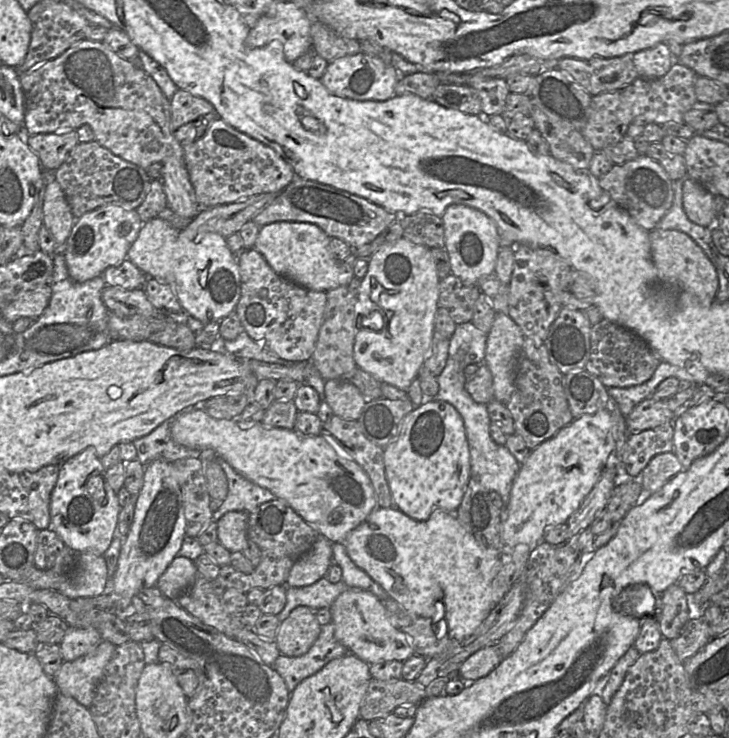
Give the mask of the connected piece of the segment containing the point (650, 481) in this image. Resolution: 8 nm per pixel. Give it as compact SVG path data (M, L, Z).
M674 452L654 456L642 471L639 482L648 495L659 491L670 479L682 471Z

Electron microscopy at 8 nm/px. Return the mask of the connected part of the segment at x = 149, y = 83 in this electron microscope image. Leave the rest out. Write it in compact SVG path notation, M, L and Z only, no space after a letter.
M84 39L55 59L21 74L19 80L25 97L24 131L30 136L77 130L86 124L94 132L94 141L145 170L171 156L183 159L183 146L170 129L170 100L143 69L115 54L103 42Z

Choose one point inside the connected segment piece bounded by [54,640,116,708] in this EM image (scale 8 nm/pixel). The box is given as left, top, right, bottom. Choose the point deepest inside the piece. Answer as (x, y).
(78, 679)

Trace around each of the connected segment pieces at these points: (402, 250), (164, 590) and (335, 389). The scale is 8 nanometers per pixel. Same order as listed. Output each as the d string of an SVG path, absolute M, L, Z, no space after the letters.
M404 237L382 245L370 257L355 306L357 367L381 382L408 390L430 352L439 282L430 248Z
M177 555L159 577L155 586L163 595L176 601L193 585L197 574L194 561Z
M325 380L325 401L334 415L358 420L366 401L359 389L348 380Z

